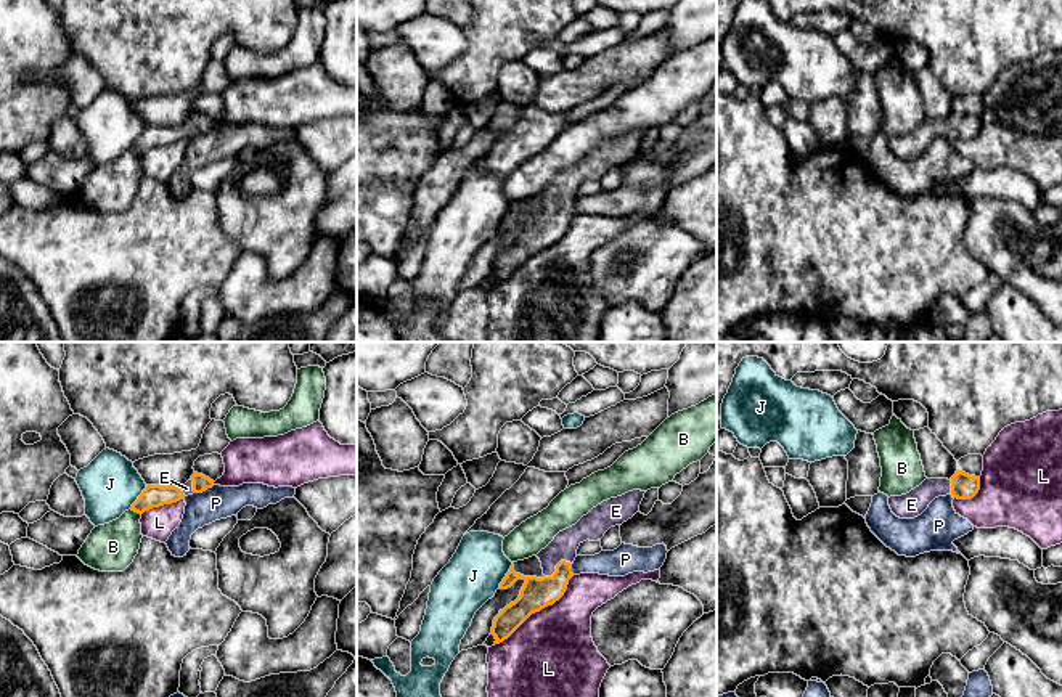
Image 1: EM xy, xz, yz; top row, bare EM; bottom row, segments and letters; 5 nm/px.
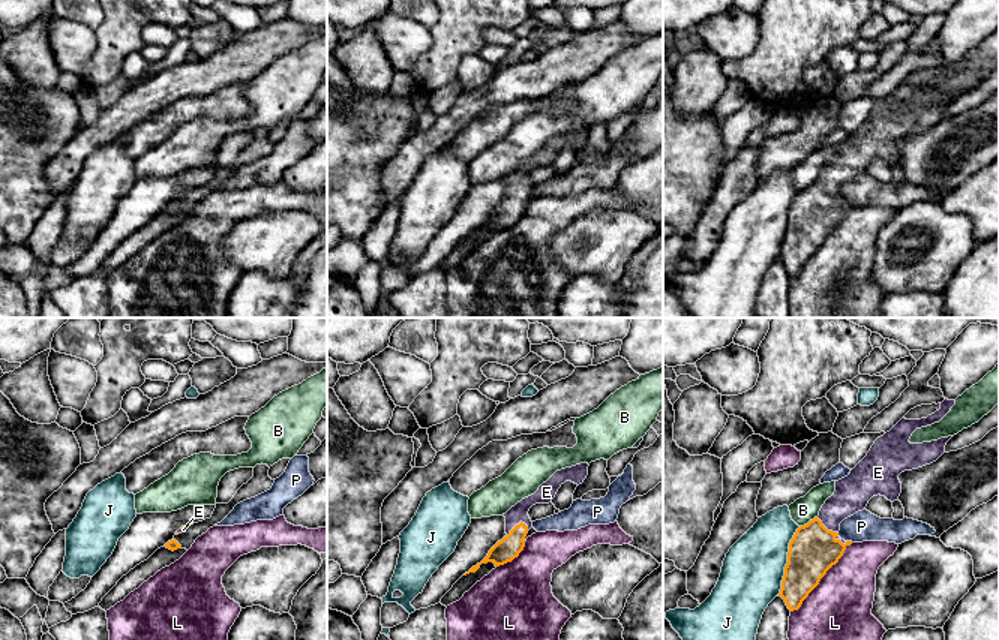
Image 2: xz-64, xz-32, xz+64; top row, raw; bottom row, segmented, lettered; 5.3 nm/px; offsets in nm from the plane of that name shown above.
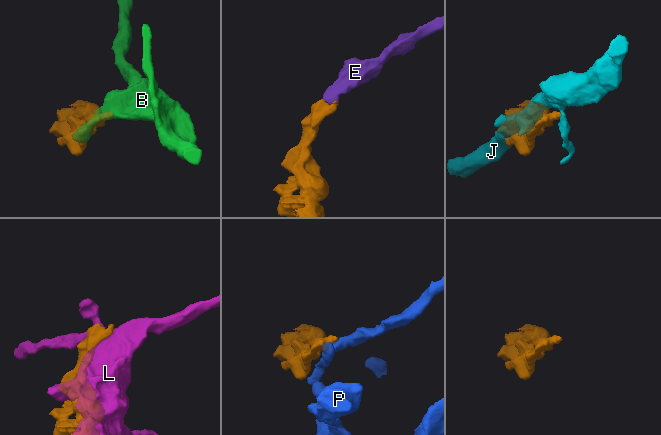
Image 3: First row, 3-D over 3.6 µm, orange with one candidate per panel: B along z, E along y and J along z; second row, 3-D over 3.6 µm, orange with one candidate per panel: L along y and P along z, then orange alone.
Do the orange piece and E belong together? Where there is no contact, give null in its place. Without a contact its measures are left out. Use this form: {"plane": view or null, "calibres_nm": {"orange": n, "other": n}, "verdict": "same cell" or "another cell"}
{"plane": "xz", "calibres_nm": {"orange": 160, "other": 130}, "verdict": "same cell"}

